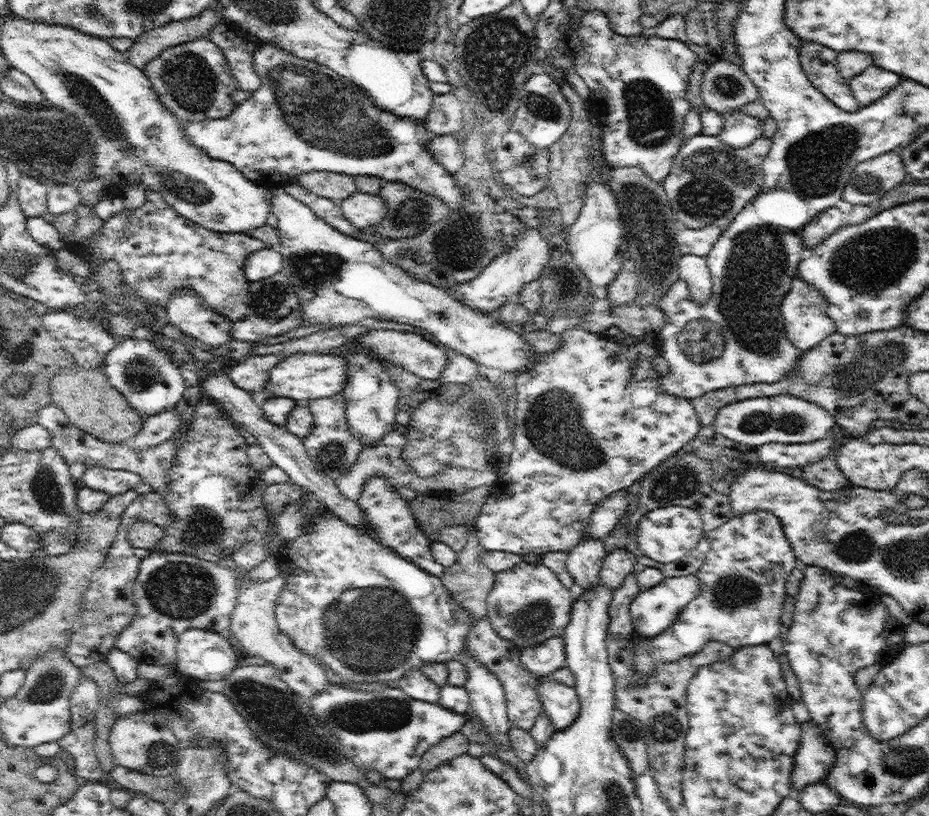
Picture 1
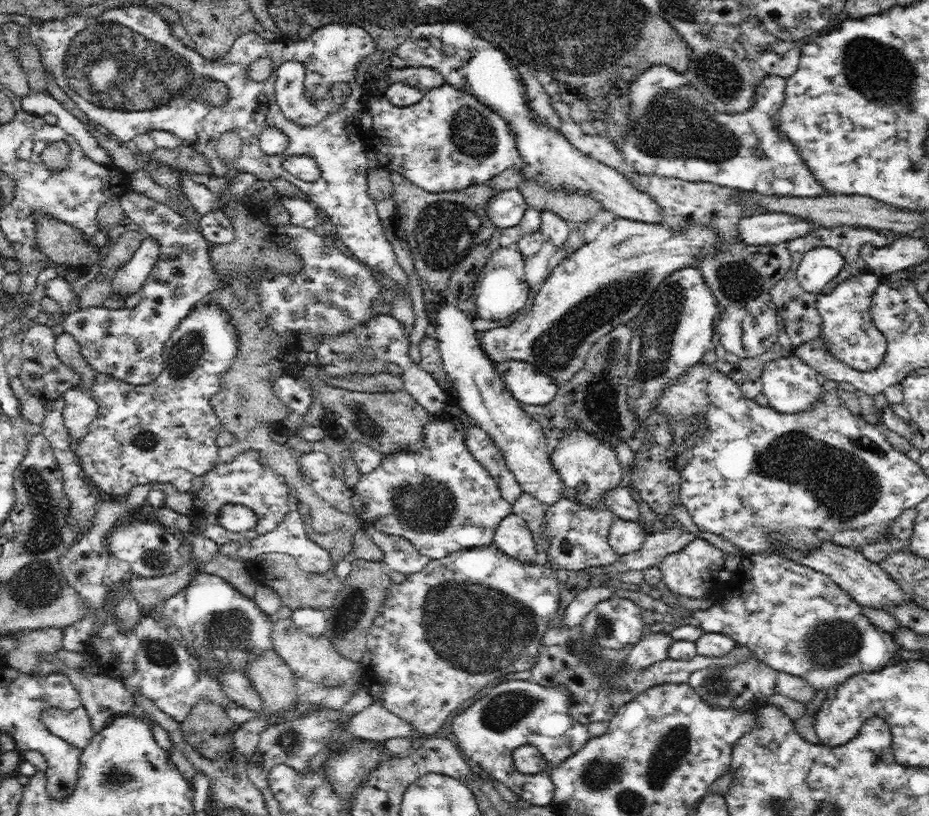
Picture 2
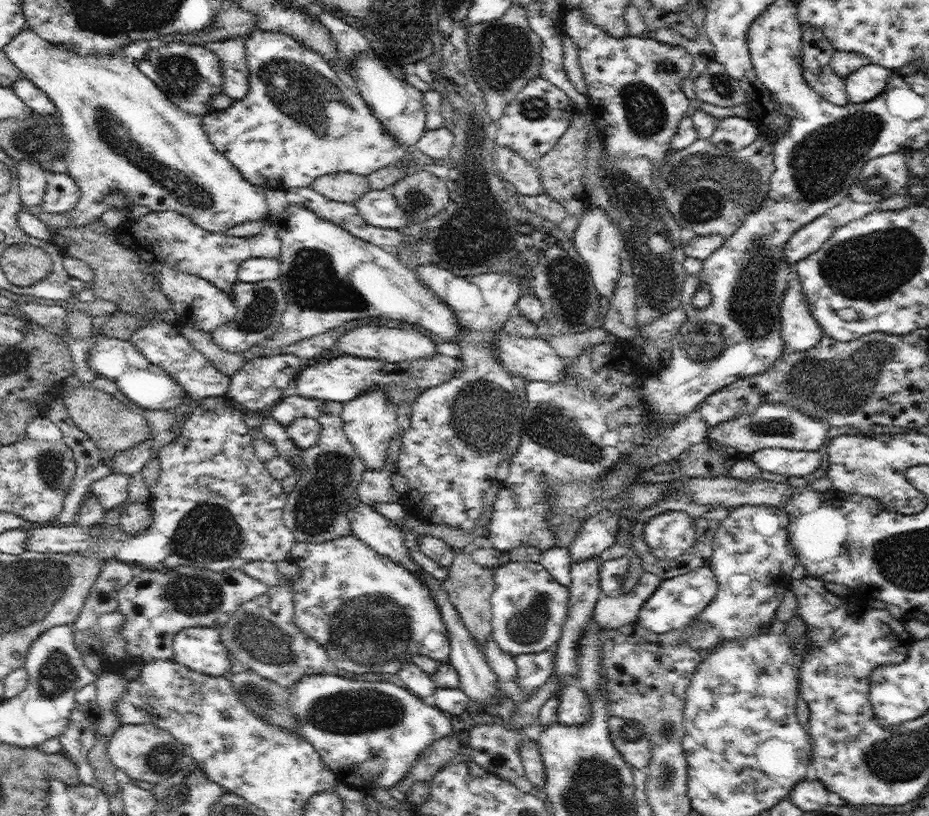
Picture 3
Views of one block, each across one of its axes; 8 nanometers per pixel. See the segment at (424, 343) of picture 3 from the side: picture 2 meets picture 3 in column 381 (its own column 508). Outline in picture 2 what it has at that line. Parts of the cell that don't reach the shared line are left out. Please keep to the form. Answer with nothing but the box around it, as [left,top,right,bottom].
[479,216,722,386]

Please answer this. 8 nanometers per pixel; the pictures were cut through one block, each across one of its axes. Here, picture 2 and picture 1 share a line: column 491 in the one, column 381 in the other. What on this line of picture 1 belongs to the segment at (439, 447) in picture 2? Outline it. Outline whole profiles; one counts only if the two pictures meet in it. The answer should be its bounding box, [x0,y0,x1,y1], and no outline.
[357,473,446,577]

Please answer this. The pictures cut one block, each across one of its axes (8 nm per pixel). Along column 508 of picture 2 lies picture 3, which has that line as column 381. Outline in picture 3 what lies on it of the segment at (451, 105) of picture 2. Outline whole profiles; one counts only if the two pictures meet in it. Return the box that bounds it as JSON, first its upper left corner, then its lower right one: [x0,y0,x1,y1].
[203,30,414,191]

